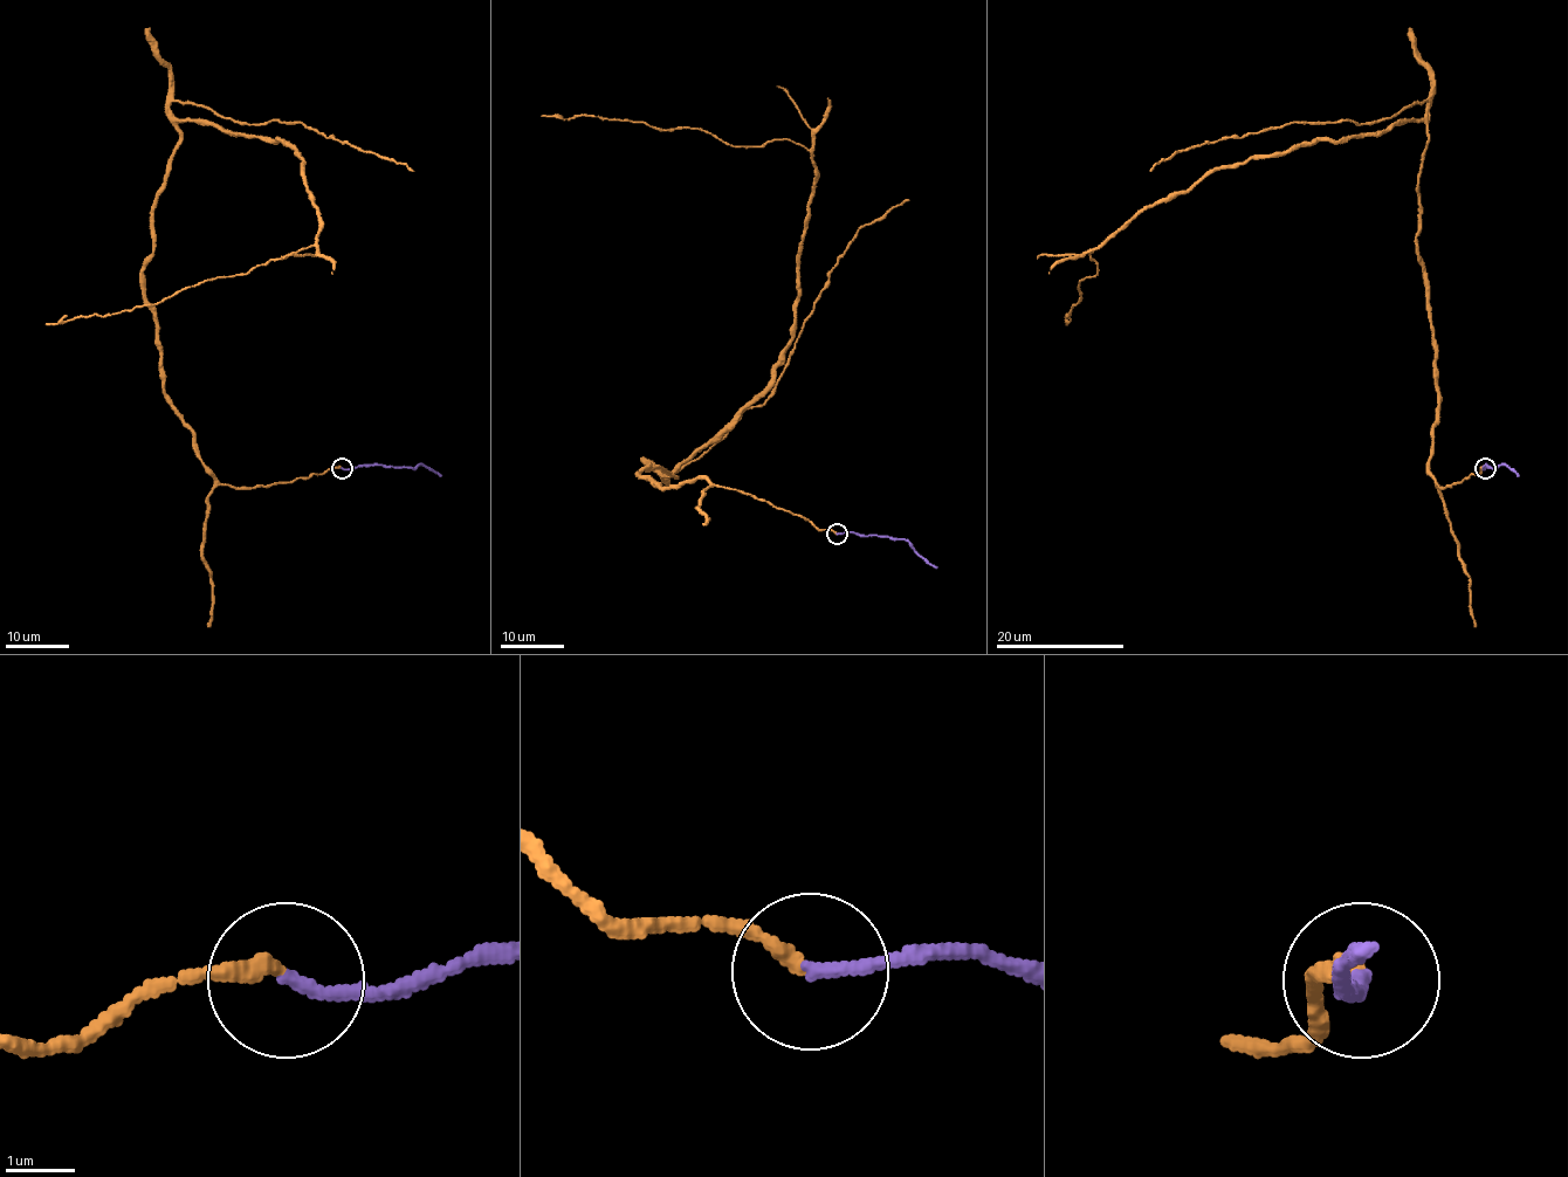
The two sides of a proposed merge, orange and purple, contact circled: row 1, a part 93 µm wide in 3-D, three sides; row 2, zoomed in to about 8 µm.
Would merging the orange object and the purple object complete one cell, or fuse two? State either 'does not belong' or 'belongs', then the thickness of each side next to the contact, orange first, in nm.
belongs | 220/200 nm

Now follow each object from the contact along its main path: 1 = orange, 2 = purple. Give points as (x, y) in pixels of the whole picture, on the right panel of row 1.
1: (1484, 468), (1439, 487), (1430, 470), (1423, 122), (1252, 156), (1143, 206), (1089, 253), (1066, 325)
2: (1484, 468), (1505, 465), (1518, 475)

